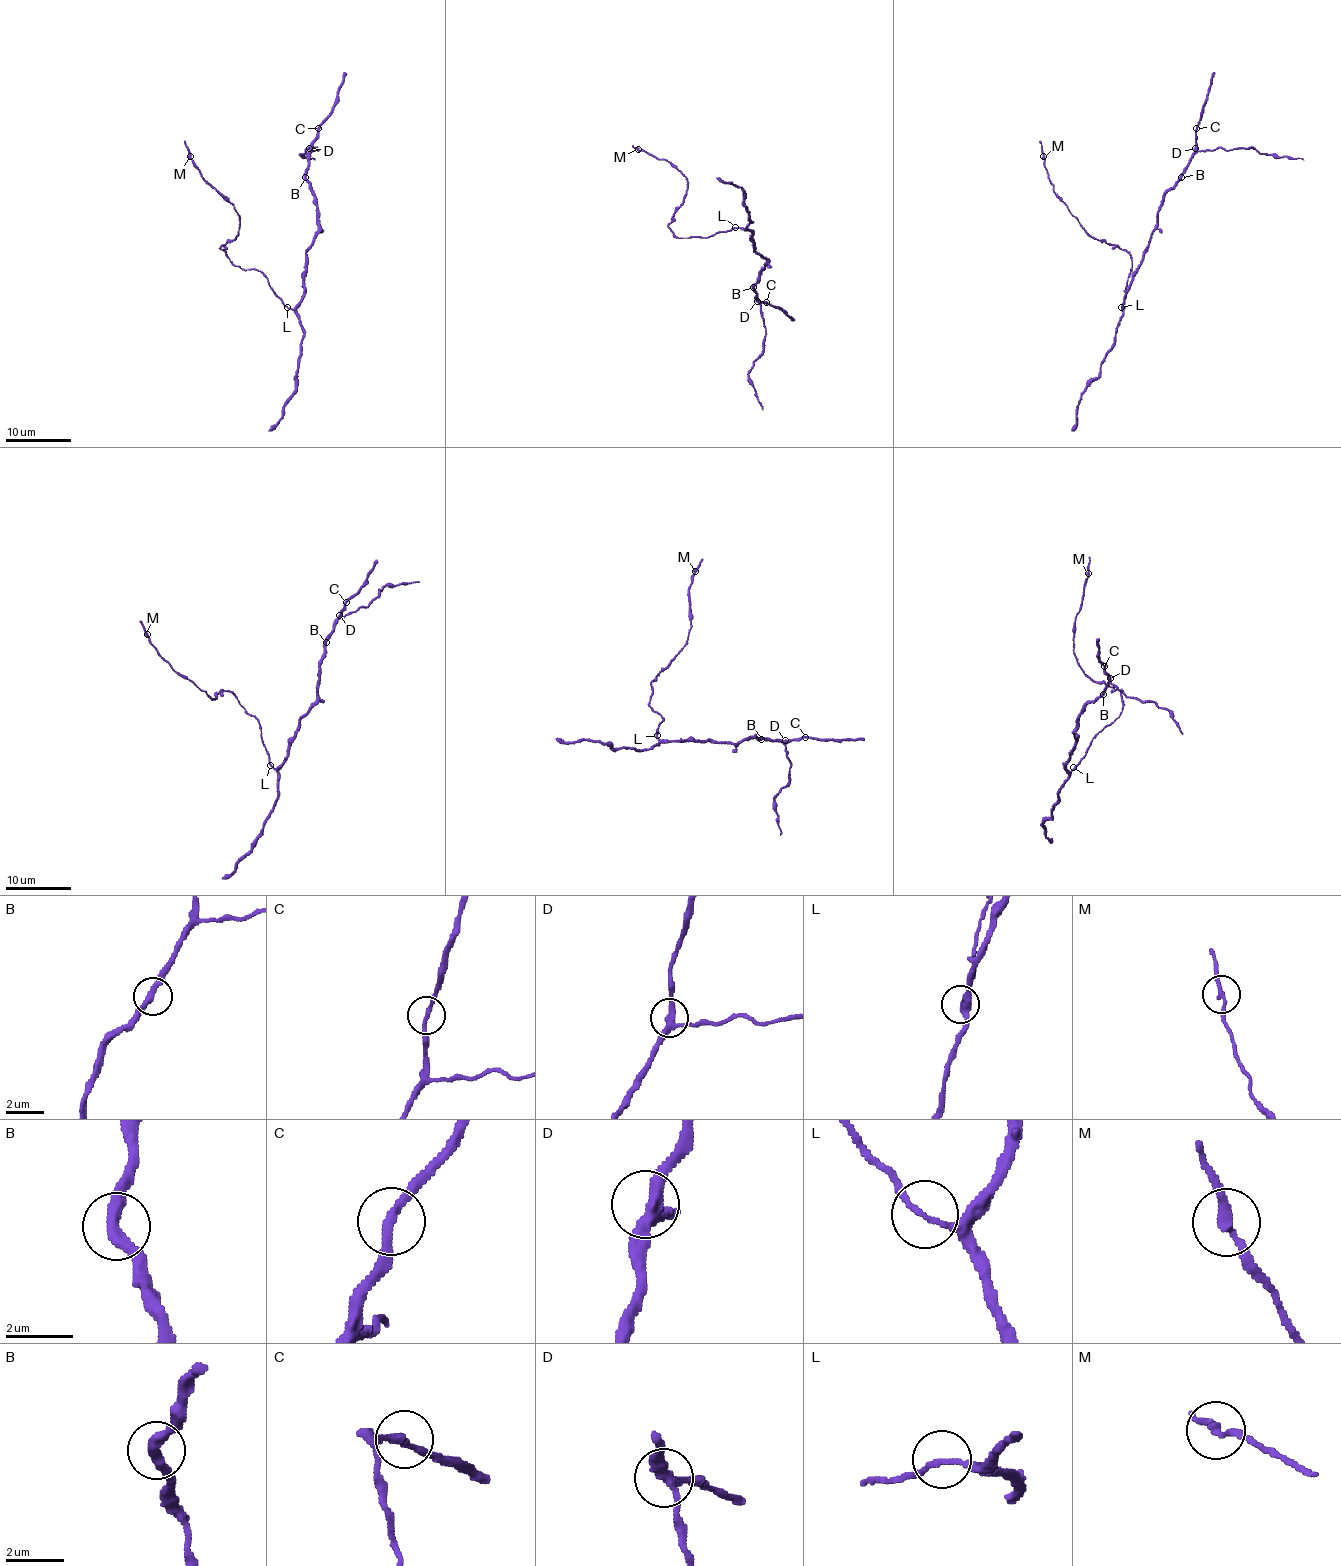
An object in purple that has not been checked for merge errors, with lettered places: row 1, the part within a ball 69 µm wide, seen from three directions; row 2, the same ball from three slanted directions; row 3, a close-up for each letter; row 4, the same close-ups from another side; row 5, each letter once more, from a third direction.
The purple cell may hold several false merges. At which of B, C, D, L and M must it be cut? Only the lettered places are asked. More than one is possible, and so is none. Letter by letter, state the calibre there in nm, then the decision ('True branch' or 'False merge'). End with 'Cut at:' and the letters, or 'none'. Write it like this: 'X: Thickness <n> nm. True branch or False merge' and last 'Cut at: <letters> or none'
B: Thickness 360 nm. True branch
C: Thickness 240 nm. True branch
D: Thickness 320 nm. True branch
L: Thickness 150 nm. True branch
M: Thickness 240 nm. True branch
Cut at: none

